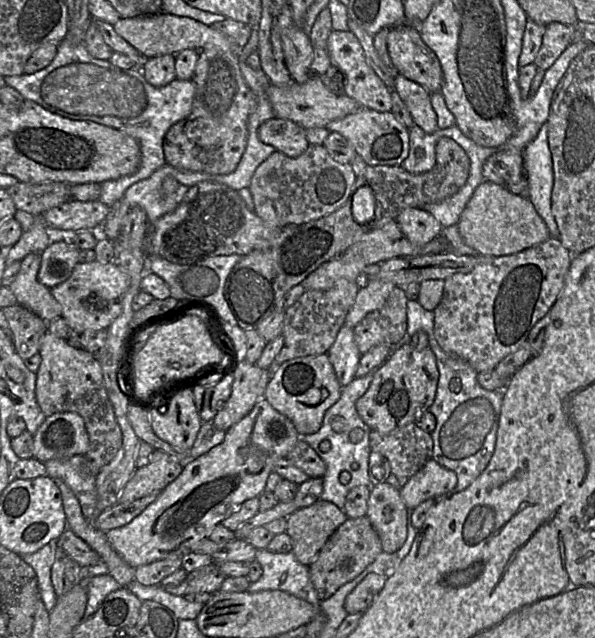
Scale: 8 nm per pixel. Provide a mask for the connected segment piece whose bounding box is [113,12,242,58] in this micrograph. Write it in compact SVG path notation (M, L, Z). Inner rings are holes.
M158 12L153 15L132 18L120 18L114 25L115 32L136 48L145 58L164 54L176 54L185 49L219 48L225 51L237 52L239 55L242 47L237 47L228 37L189 17L181 17Z

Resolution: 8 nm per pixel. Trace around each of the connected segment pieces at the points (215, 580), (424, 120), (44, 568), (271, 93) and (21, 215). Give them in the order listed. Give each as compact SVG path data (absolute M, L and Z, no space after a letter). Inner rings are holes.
M212 563L188 573L184 581L173 588L164 588L173 595L185 596L199 592L215 593L219 591L226 575L218 565Z
M399 74L394 80L393 91L407 107L415 125L427 133L435 133L439 129L428 90Z
M56 540L51 541L34 553L21 557L25 563L34 569L37 576L40 598L47 610L51 611L58 600L51 583L51 568L57 559Z
M314 76L302 84L292 82L288 85L274 85L269 83L267 95L275 117L291 120L305 129L327 127L331 121L341 119L362 108L357 101L345 95L332 93L319 78Z
M17 209L14 214L15 219L20 223L24 233L19 241L13 245L7 253L6 266L15 261L21 261L26 255L41 253L51 243L48 237L48 227L42 216L33 216L23 210Z

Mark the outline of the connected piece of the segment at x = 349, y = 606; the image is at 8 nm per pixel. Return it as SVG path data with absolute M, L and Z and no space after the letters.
M370 573L348 594L345 609L348 614L362 614L372 604L387 580L387 574Z

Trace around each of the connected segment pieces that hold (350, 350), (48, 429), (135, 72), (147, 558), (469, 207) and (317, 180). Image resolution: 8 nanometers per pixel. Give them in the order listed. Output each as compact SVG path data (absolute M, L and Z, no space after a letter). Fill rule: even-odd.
M343 326L340 329L327 355L339 383L342 387L348 385L355 378L360 358L363 355L355 343L353 328Z
M74 412L46 416L33 434L33 458L40 462L85 455L88 448L84 419Z
M66 39L57 45L54 59L45 68L31 74L22 73L4 77L6 86L16 89L25 100L33 101L52 113L72 120L90 120L113 127L138 141L141 151L141 163L138 169L133 174L101 183L101 194L98 200L108 208L123 198L125 191L132 184L150 177L157 169L166 164L163 152L164 137L172 125L191 113L195 94L195 86L191 80L174 79L165 86L155 87L144 78L139 67L130 69L117 67L109 60L94 58L86 50L84 44L75 45Z
M260 399L249 414L227 430L220 444L184 462L180 475L137 517L105 533L108 541L134 568L195 551L195 546L208 538L217 524L243 502L259 497L265 491L275 462L285 458L299 440L302 436L291 420L275 410L267 400Z
M483 181L474 190L456 226L465 244L474 249L478 256L497 257L516 254L551 237L543 218L537 213L528 197L515 195L507 188L489 181Z
M310 145L296 158L276 151L255 170L249 190L255 213L280 228L317 220L340 208L353 192L357 180L350 164L336 162L323 145Z

